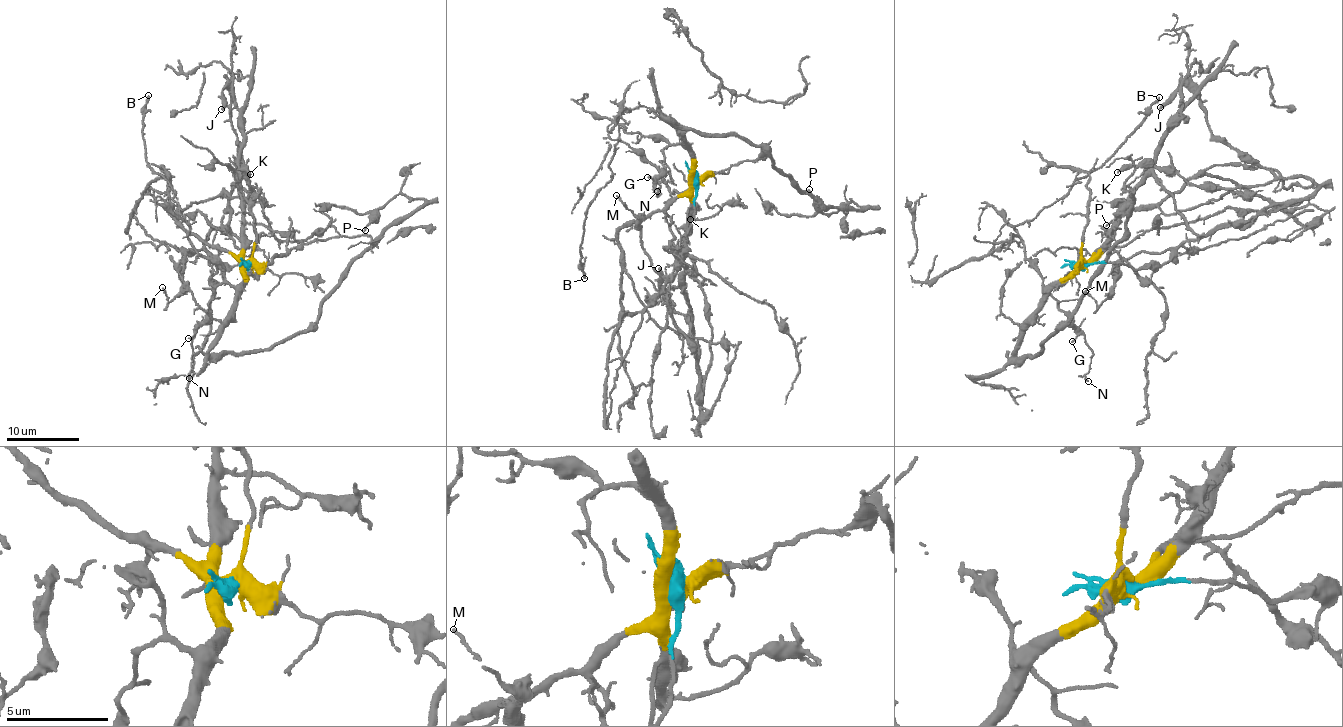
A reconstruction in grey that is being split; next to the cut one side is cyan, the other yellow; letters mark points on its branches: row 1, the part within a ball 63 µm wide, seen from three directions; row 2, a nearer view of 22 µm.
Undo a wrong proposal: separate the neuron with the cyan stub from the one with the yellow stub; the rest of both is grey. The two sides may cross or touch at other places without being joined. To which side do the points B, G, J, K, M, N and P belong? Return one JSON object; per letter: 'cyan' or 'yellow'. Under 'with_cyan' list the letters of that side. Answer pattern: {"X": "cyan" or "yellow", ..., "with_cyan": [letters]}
{"B": "yellow", "G": "yellow", "J": "cyan", "K": "cyan", "M": "cyan", "N": "yellow", "P": "yellow", "with_cyan": ["J", "K", "M"]}

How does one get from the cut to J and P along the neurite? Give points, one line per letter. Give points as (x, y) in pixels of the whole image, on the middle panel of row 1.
J: (693, 180), (685, 261), (665, 285), (696, 361), (701, 419), (704, 379), (689, 326), (659, 288), (659, 267)
P: (693, 180), (696, 159), (663, 118), (759, 145), (824, 205), (867, 207), (846, 201), (829, 214), (808, 189)

